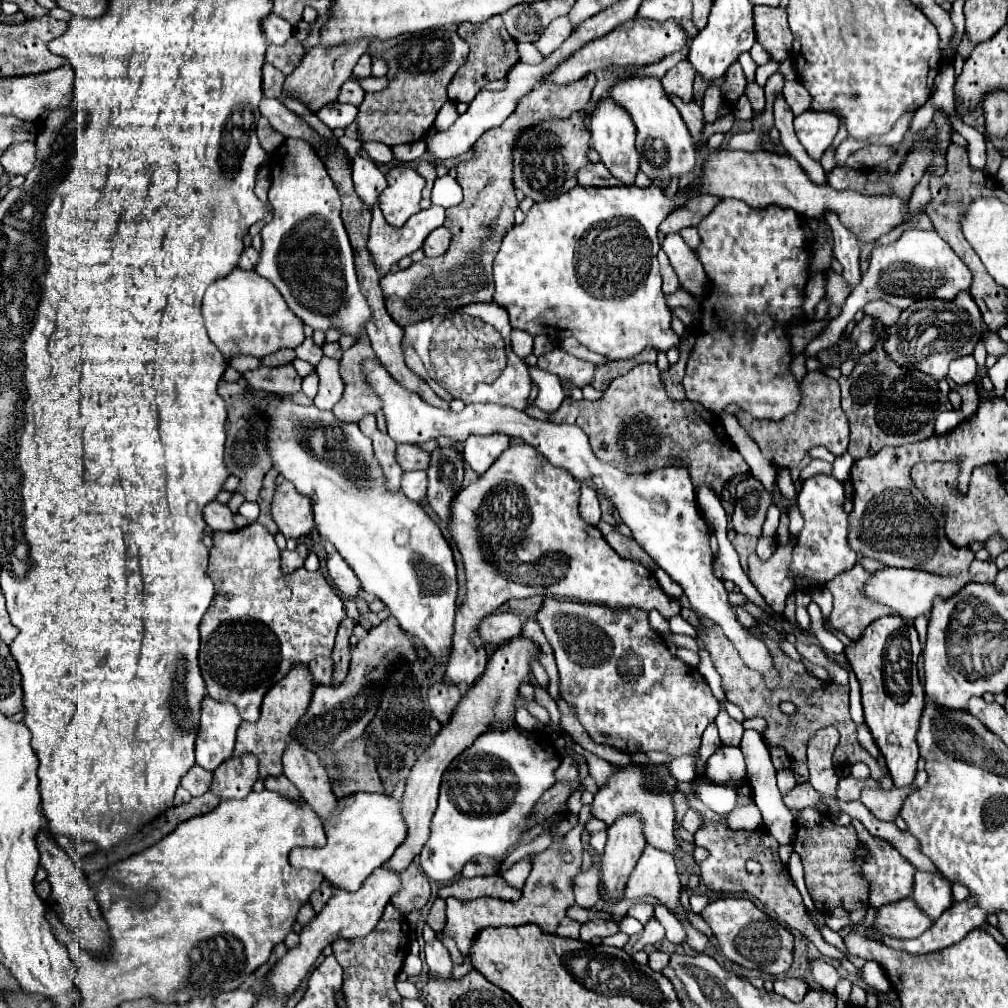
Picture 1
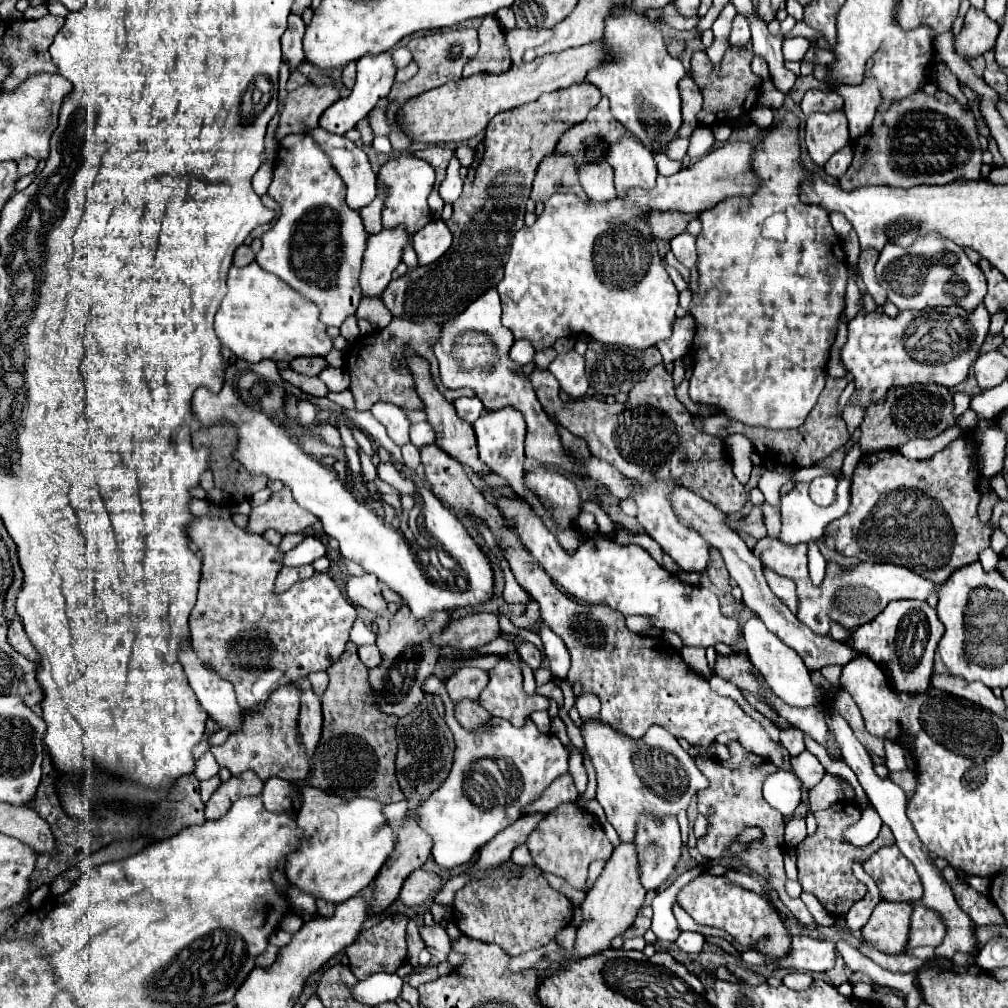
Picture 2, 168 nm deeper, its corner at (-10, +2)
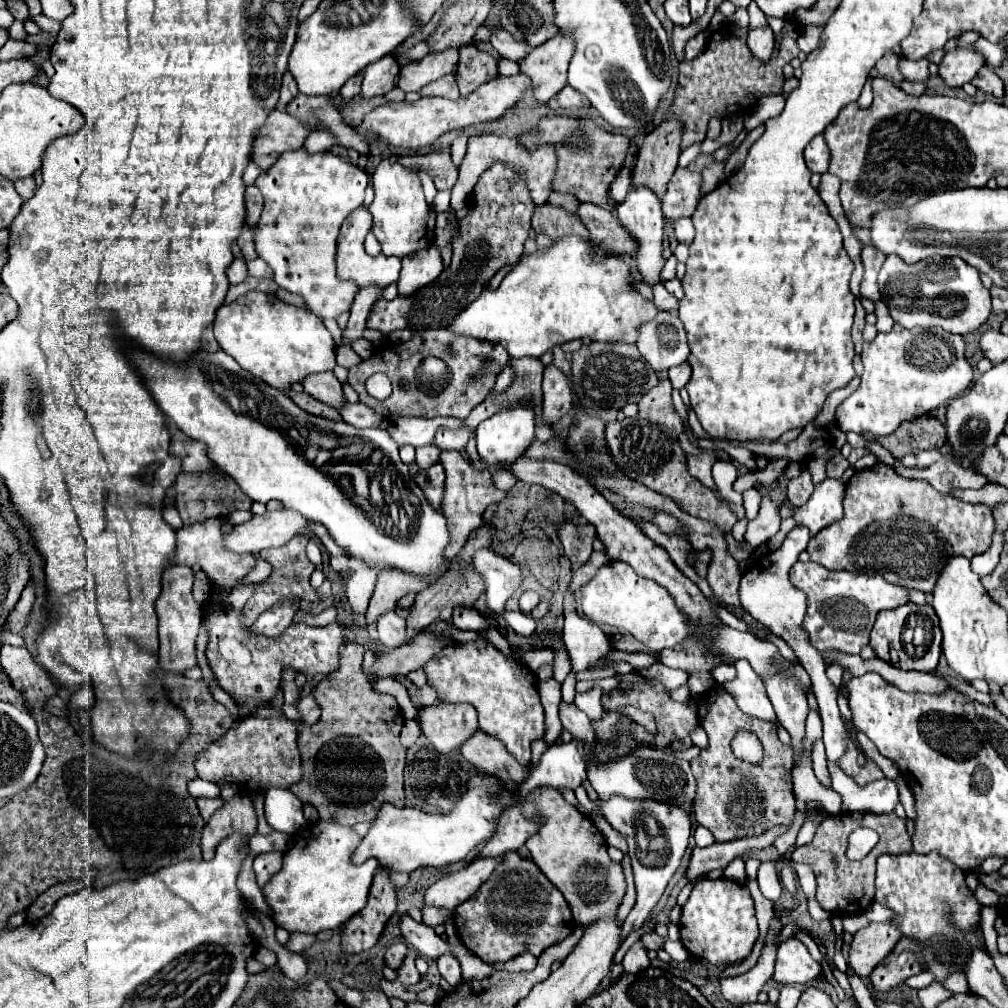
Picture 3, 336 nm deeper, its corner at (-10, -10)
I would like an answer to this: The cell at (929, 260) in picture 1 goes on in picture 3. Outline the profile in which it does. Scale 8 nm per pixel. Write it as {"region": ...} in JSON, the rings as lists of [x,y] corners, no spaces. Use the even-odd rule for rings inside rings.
{"region":[[[888,255],[880,269],[878,285],[882,301],[888,305],[892,319],[906,329],[942,327],[950,333],[968,335],[984,325],[992,313],[990,291],[982,285],[978,271],[960,257],[948,257],[940,261],[926,259],[916,265],[908,265],[898,255]]]}

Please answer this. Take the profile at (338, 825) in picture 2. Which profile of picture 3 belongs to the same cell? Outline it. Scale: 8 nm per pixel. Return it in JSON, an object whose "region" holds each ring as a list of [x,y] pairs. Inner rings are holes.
{"region":[[[318,821],[296,837],[294,847],[284,853],[284,867],[262,889],[276,927],[288,933],[316,935],[342,927],[366,905],[378,861],[368,859],[362,865],[354,865],[350,857],[358,843],[360,837],[350,827],[334,821]]]}

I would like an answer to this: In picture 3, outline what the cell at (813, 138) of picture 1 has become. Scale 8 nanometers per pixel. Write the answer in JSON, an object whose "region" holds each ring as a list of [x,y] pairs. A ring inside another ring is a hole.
{"region":[[[822,135],[814,137],[808,147],[806,147],[806,165],[812,173],[826,173],[828,171],[828,163],[830,163],[830,151],[826,147],[826,141]]]}

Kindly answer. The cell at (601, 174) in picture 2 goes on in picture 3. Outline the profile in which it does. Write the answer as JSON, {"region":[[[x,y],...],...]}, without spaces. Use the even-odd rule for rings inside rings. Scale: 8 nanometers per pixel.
{"region":[[[622,169],[620,171],[620,175],[616,177],[616,181],[612,183],[612,189],[610,189],[610,195],[618,201],[622,201],[624,197],[626,197],[626,193],[630,191],[630,181],[632,181],[632,173],[630,173],[630,169]]]}

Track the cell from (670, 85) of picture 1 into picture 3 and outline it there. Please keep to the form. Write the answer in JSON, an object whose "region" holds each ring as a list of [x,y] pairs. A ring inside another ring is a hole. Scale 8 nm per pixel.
{"region":[[[668,119],[648,133],[638,147],[636,165],[632,169],[632,185],[650,187],[650,191],[662,199],[678,165],[680,139],[682,125],[676,119]]]}

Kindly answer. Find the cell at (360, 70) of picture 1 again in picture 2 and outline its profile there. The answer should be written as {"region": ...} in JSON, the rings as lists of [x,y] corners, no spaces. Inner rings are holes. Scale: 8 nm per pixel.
{"region":[[[386,51],[382,55],[364,55],[362,59],[358,59],[358,77],[356,77],[354,89],[350,91],[348,97],[338,99],[332,107],[328,107],[322,113],[320,127],[324,127],[330,133],[338,133],[338,135],[344,135],[346,131],[354,129],[356,123],[362,121],[376,107],[376,103],[390,93],[392,83],[394,83],[394,73],[396,73],[396,67],[392,63],[390,51]]]}

